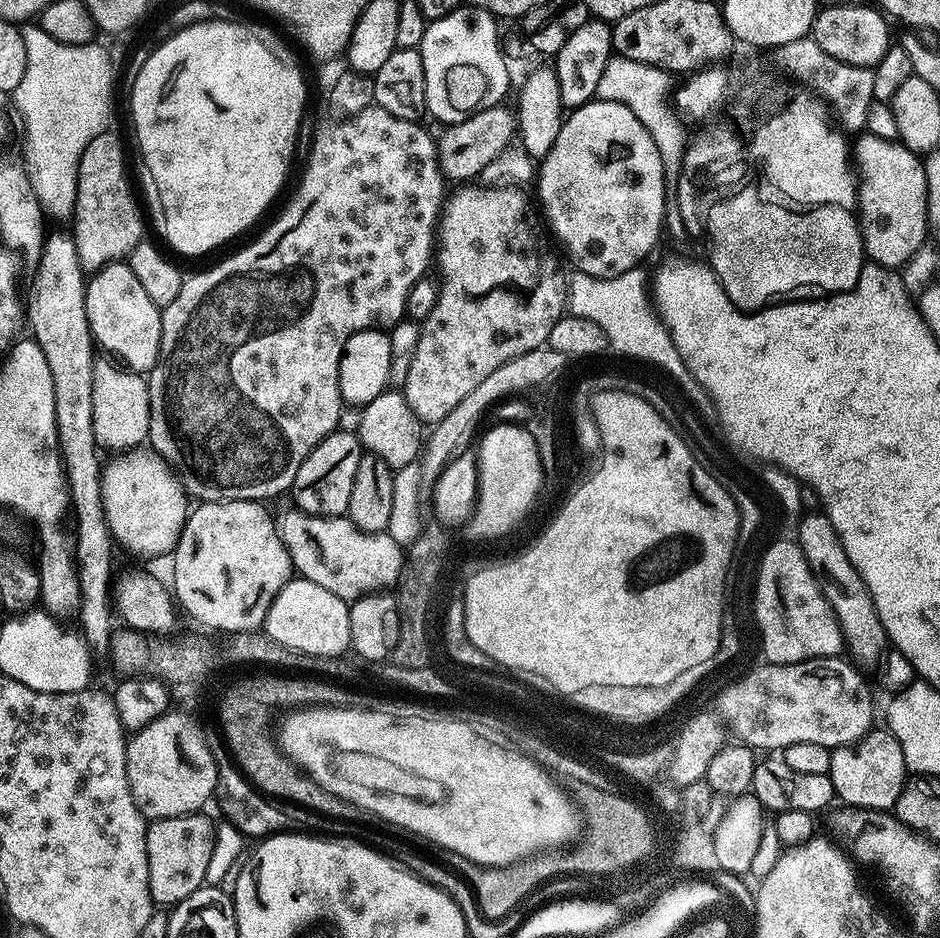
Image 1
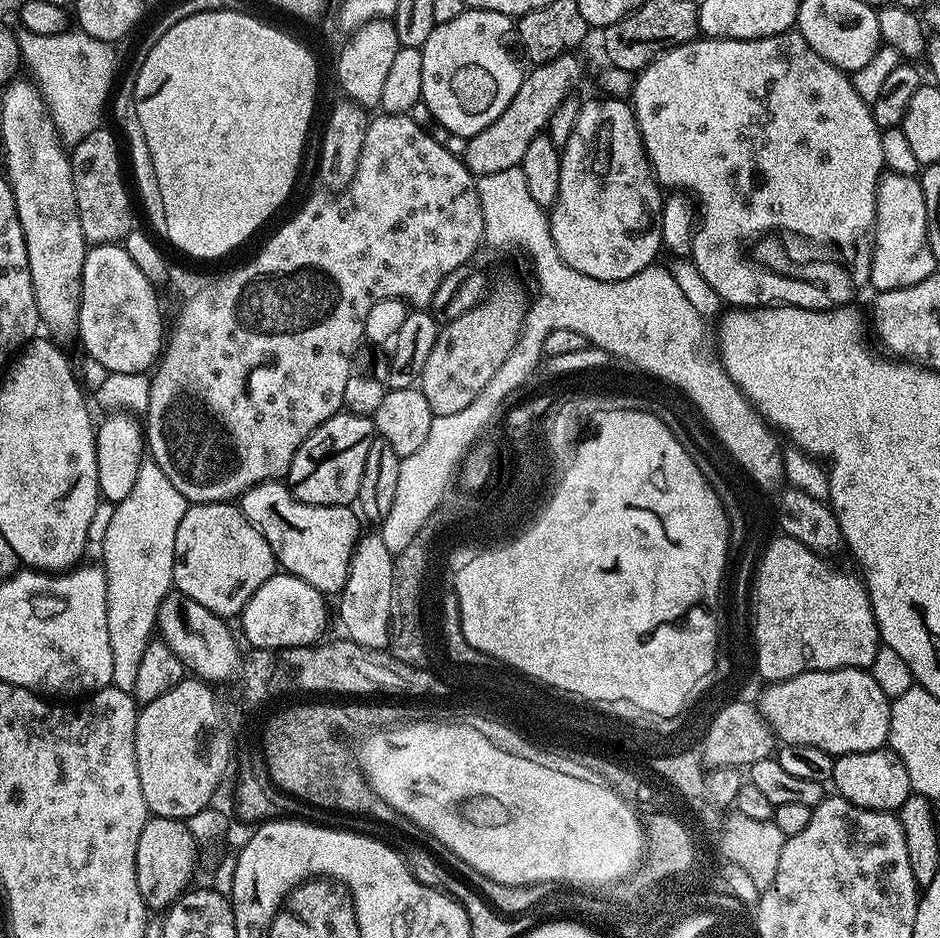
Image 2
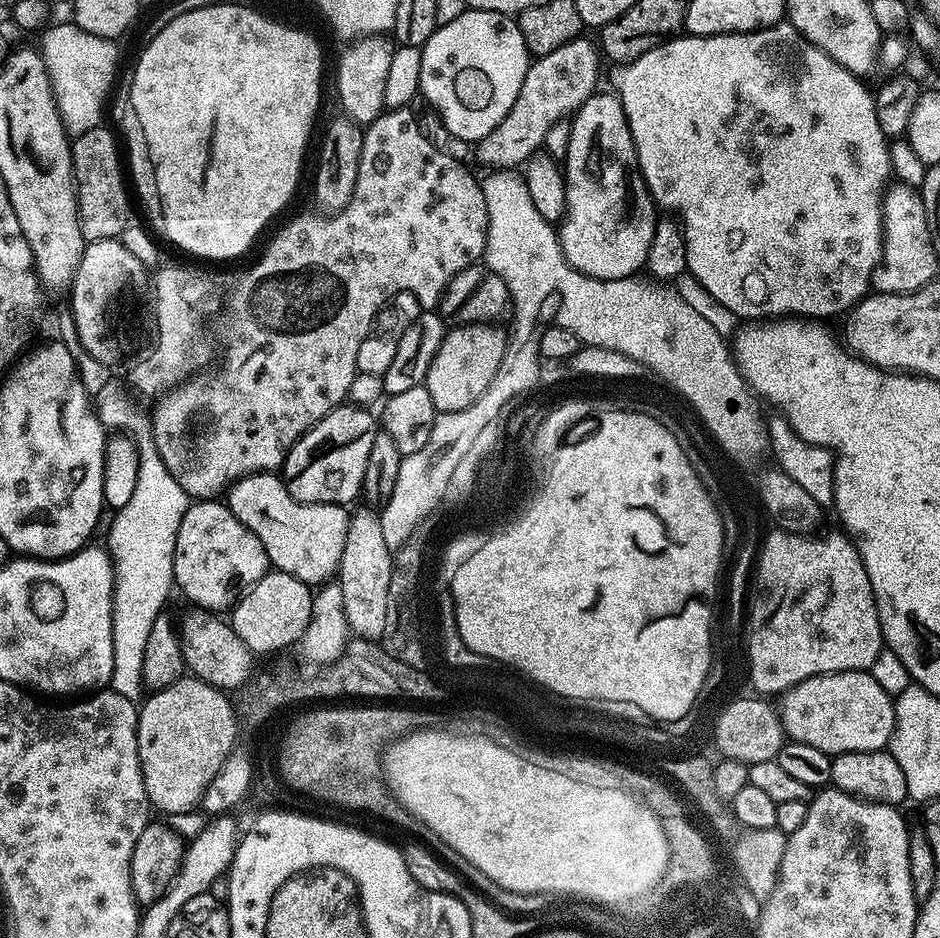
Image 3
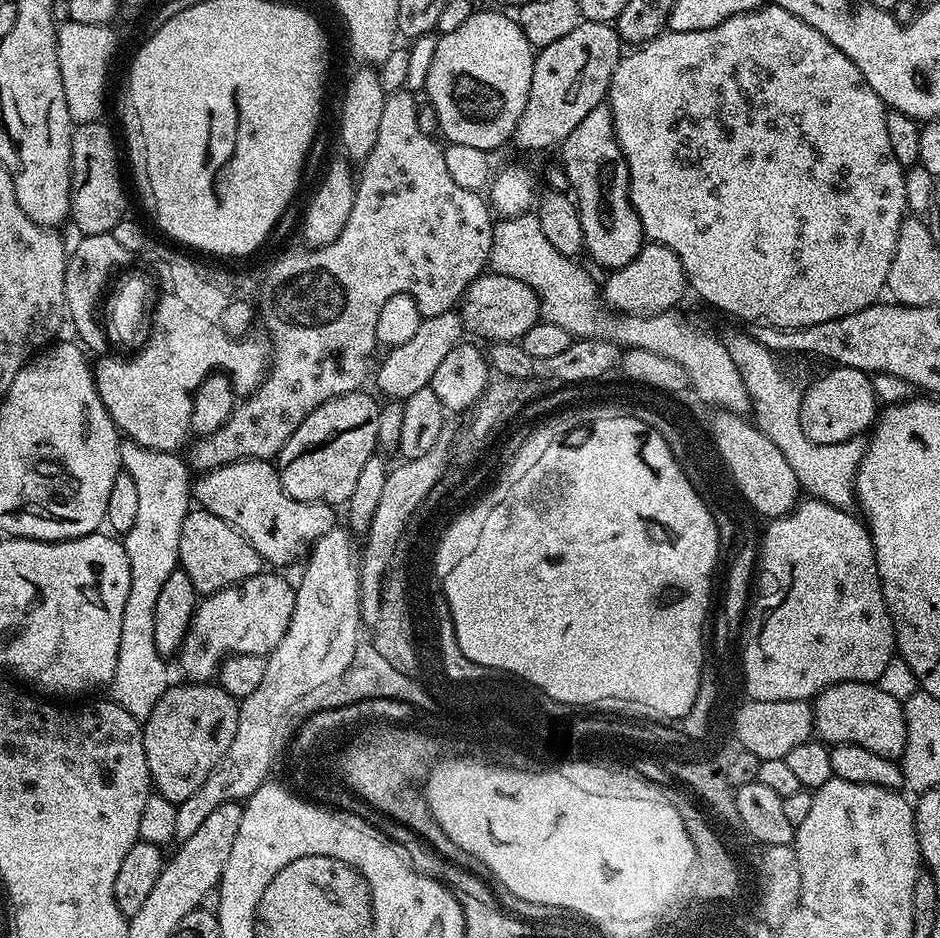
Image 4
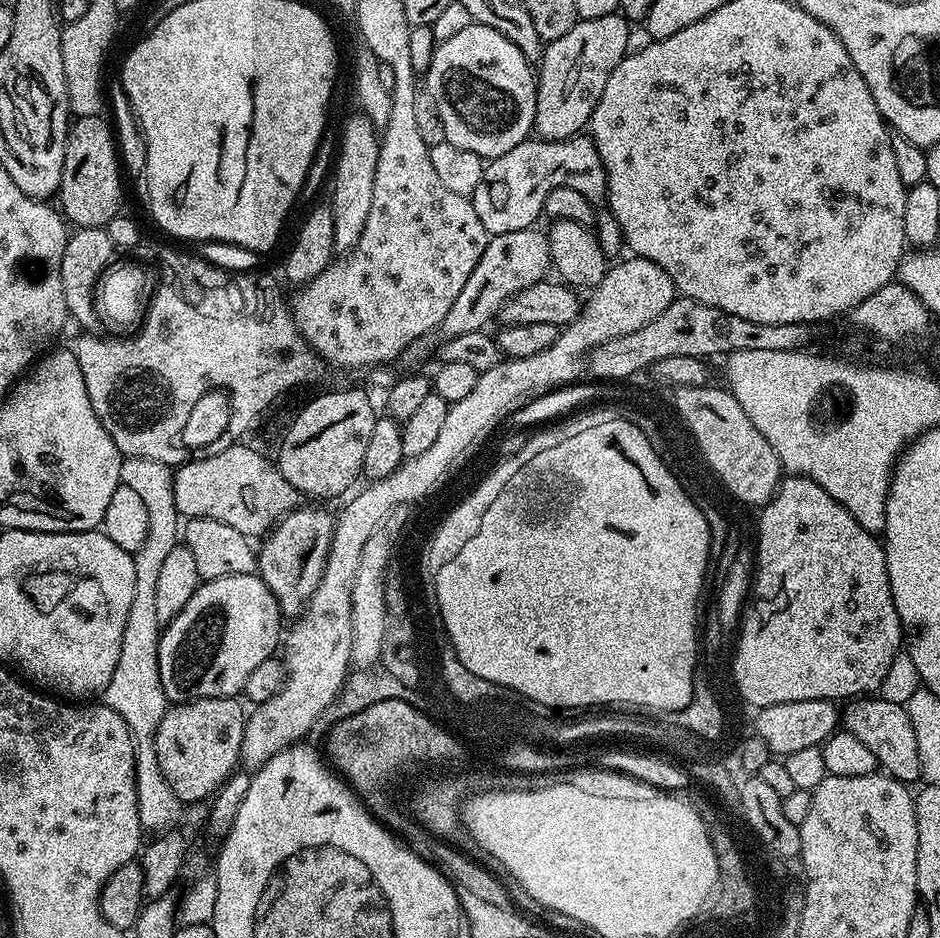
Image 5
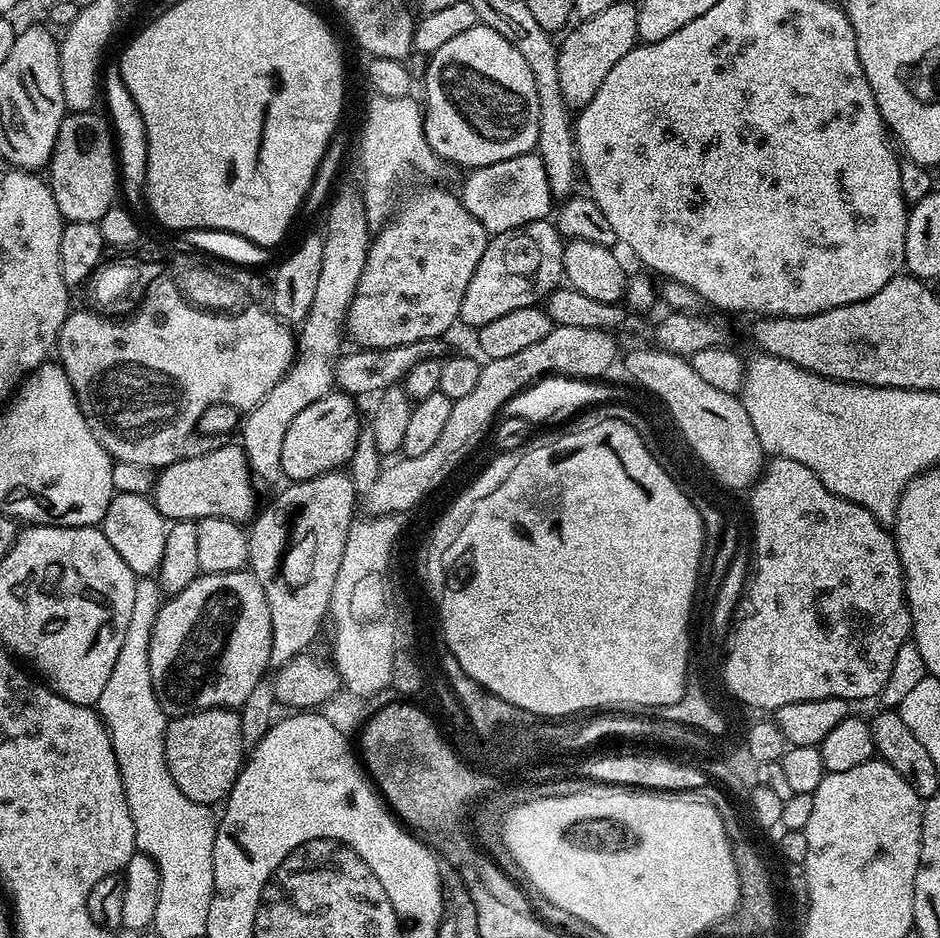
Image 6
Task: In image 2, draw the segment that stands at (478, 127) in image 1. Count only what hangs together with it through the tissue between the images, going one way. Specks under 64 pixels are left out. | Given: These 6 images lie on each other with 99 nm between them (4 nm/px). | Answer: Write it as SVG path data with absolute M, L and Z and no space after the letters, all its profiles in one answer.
M565 54L533 67L533 72L521 79L518 94L514 94L510 106L506 106L506 110L502 110L502 114L498 114L490 126L467 137L465 144L468 145L462 151L462 159L473 176L479 178L486 174L498 174L498 170L510 170L519 165L526 154L526 146L547 127L556 107L569 95L568 86L576 76L574 57L575 55Z

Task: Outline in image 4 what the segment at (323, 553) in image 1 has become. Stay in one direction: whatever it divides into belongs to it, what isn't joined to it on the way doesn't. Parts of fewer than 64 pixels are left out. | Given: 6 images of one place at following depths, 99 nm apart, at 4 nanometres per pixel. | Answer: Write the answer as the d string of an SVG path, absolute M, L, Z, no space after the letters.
M236 460L199 479L194 484L195 503L239 530L250 546L258 550L261 561L288 564L295 556L303 557L322 534L337 527L337 509L333 505L290 498L282 486L280 473L269 461Z

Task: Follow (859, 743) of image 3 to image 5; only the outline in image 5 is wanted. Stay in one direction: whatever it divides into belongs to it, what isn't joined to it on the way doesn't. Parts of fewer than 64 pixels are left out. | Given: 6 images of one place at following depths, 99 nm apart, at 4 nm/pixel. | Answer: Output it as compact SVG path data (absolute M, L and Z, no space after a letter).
M876 694L856 698L843 705L842 724L846 731L854 734L854 738L859 738L868 749L874 750L877 765L887 775L909 786L921 779L918 738L914 738L914 726L905 705L884 701Z

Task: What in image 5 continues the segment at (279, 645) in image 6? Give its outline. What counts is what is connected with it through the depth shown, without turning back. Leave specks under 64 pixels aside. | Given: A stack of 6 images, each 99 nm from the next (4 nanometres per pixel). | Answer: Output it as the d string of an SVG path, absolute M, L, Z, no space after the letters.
M301 506L277 520L275 528L263 537L258 548L258 575L270 586L285 617L299 617L314 594L324 573L332 535L336 529L336 516L324 508Z

